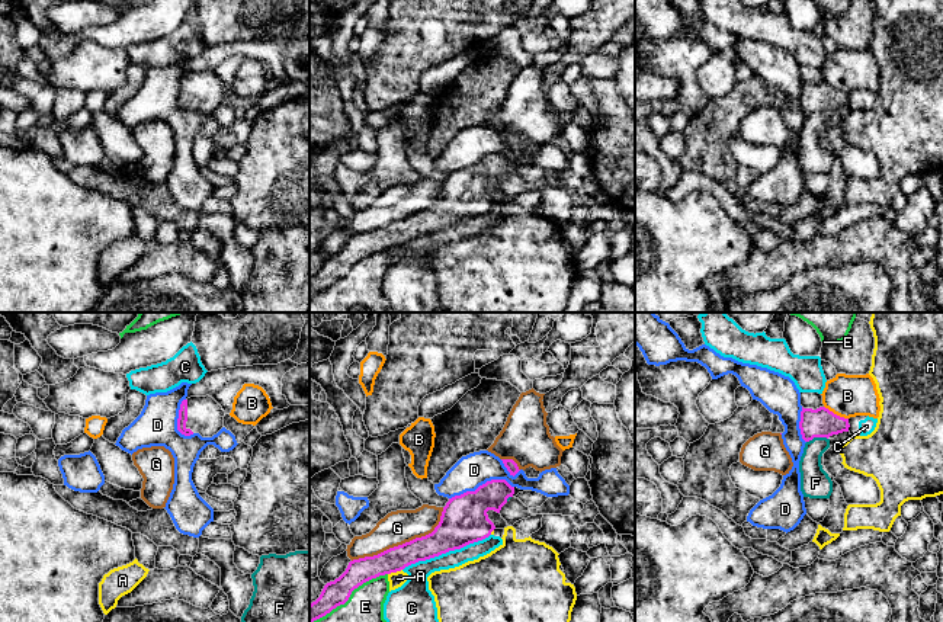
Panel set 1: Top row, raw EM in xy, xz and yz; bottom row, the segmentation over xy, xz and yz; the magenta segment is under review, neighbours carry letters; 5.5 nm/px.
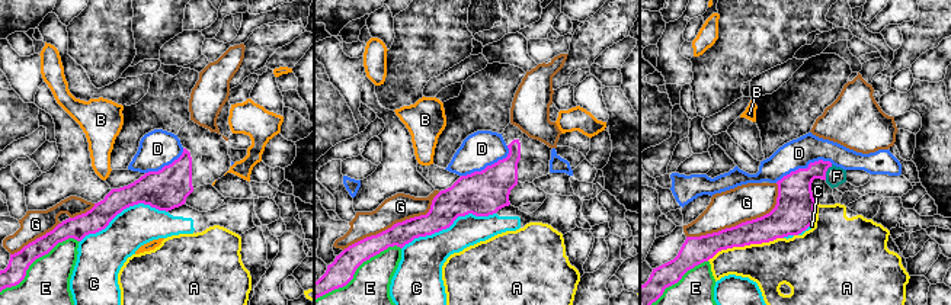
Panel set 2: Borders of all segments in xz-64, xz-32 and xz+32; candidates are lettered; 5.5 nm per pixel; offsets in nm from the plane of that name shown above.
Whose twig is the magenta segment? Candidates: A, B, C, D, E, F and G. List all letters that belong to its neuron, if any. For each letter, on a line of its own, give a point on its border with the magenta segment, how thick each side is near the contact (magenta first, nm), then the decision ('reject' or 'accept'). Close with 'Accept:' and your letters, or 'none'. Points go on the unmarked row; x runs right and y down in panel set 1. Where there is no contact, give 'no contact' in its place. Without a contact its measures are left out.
A: contact xz (394, 246); calibres 140 and 80 nm; reject
B: contact yz (836, 89); calibres 160 and 240 nm; reject
C: contact xz (446, 225); calibres 260 and 130 nm; reject
D: contact xz (483, 159); calibres 260 and 190 nm; reject
E: contact xz (349, 271); calibres 140 and 380 nm; reject
F: contact yz (817, 111); calibres 160 and 160 nm; reject
G: contact xz (403, 218); calibres 160 and 190 nm; reject
Accept: none

